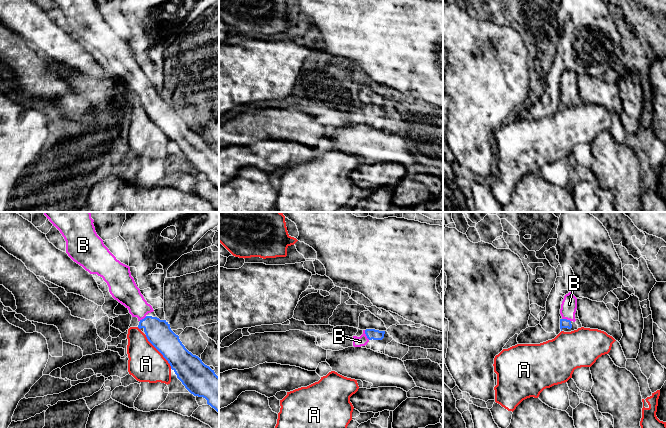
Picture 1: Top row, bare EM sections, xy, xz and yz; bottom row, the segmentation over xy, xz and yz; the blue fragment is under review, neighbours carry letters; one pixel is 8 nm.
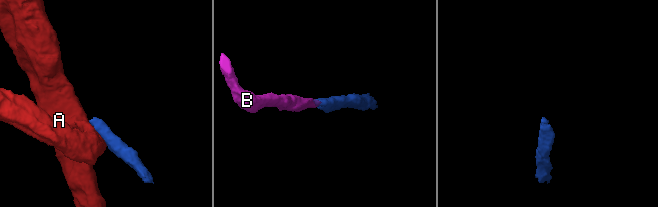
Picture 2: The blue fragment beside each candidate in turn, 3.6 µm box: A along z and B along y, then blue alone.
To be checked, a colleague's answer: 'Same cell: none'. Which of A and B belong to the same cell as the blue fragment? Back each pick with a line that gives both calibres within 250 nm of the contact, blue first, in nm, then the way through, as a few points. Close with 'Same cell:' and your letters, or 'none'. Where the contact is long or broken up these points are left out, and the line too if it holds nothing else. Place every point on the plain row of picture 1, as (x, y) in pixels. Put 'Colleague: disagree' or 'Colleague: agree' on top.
Colleague: disagree
B: calibres 80 and 80 nm; way xz (371, 110), (366, 111), (360, 117)
Same cell: B

